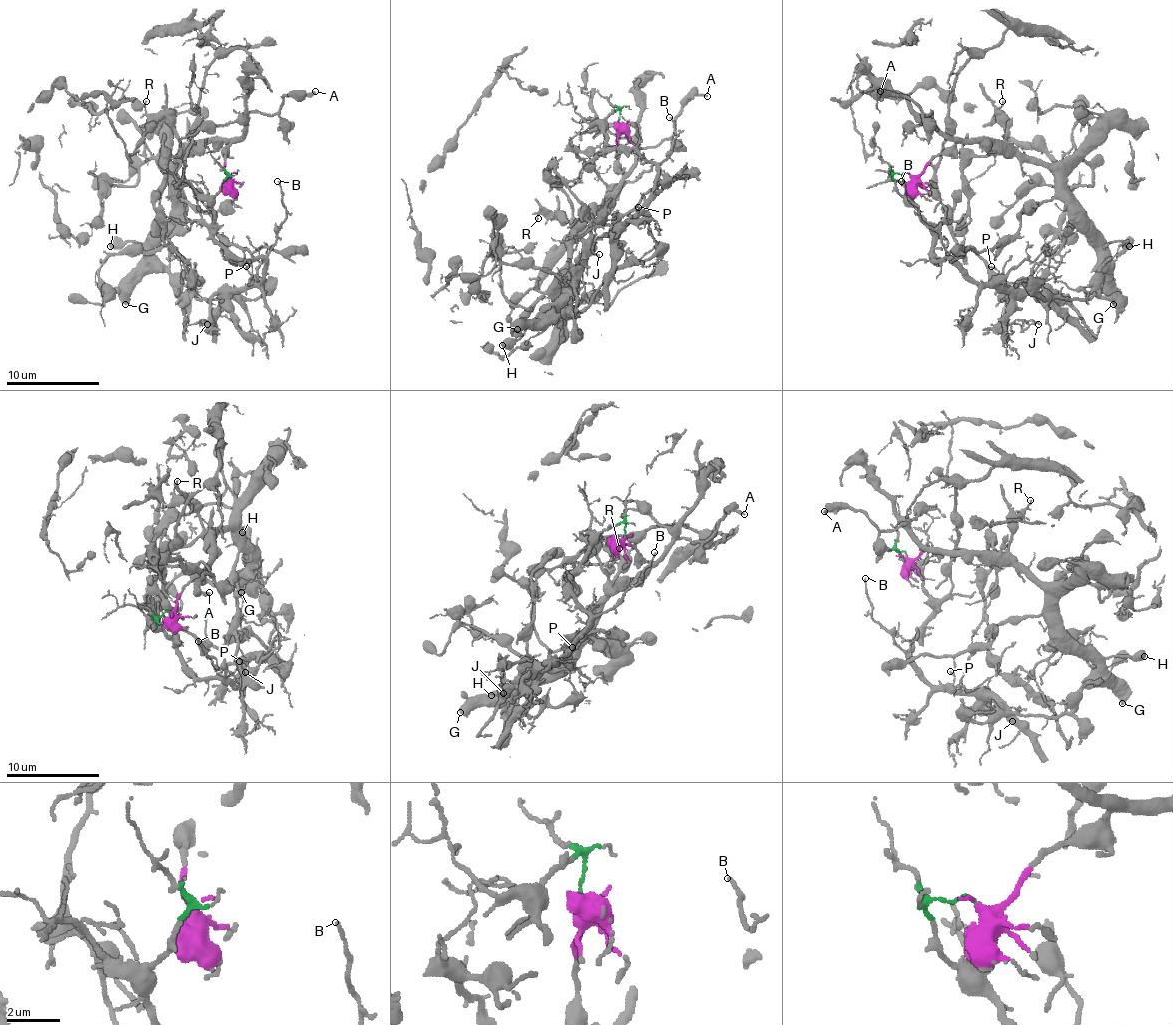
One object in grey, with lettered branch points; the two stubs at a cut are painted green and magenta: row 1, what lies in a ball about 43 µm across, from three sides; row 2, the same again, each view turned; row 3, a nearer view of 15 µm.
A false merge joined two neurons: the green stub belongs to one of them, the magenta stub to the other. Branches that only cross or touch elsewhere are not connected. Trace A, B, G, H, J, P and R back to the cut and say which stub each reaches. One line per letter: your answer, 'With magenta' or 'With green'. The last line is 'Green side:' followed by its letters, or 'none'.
A: With magenta
B: With green
G: With magenta
H: With magenta
J: With green
P: With green
R: With magenta
Green side: B, J, P

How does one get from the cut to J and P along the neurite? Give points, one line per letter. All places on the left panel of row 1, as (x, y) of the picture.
J: (228, 175), (214, 237), (265, 272), (219, 293), (207, 323)
P: (228, 175), (226, 172), (212, 207), (214, 237), (233, 254), (265, 263), (258, 284), (247, 265)

